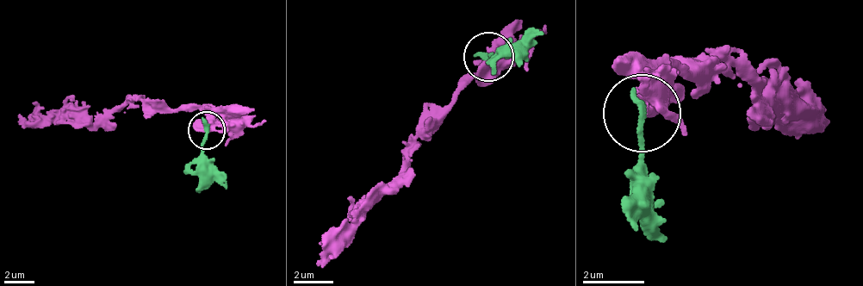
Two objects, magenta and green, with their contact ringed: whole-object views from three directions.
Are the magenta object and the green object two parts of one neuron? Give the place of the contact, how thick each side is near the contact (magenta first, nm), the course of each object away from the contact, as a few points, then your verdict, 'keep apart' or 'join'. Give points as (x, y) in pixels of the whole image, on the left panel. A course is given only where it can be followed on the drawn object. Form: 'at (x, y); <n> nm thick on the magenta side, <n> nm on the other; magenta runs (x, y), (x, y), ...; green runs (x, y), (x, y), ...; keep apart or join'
at (207, 130); 400 nm thick on the magenta side, 280 nm on the other; magenta runs (205, 129), (205, 115), (194, 109), (118, 106), (108, 114), (18, 122); green runs (205, 129), (201, 166), (228, 188); keep apart

